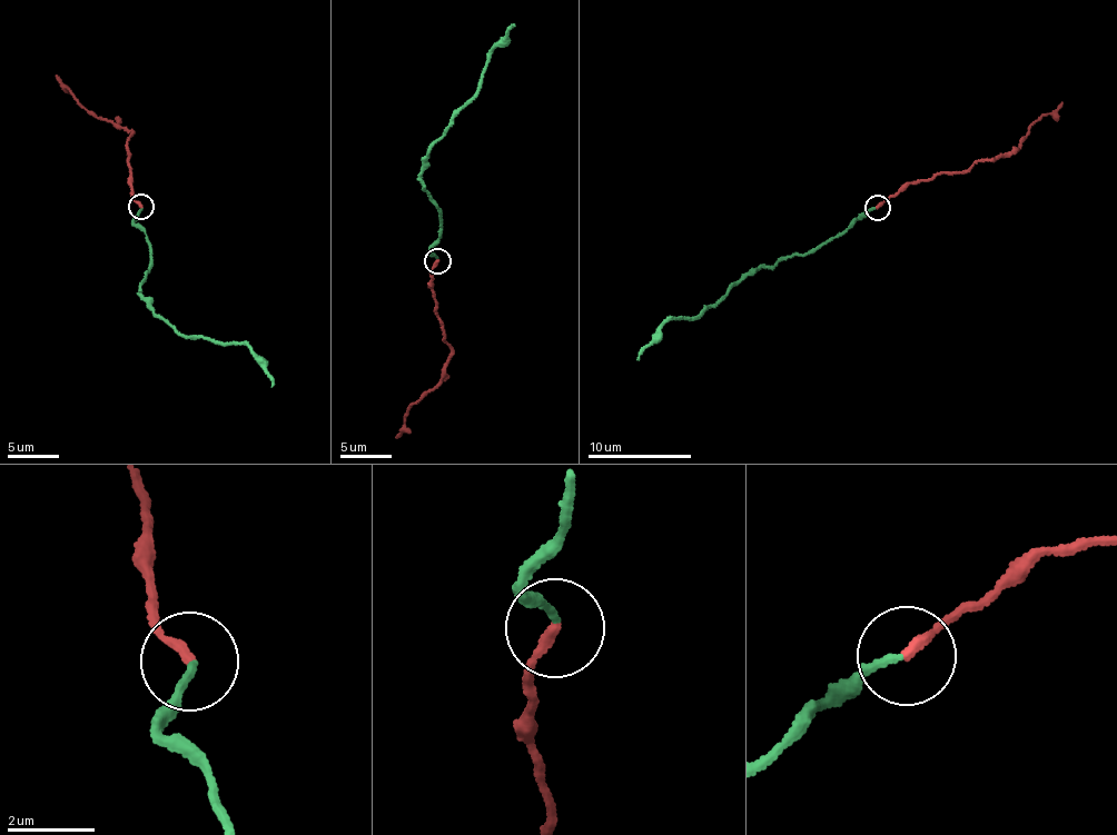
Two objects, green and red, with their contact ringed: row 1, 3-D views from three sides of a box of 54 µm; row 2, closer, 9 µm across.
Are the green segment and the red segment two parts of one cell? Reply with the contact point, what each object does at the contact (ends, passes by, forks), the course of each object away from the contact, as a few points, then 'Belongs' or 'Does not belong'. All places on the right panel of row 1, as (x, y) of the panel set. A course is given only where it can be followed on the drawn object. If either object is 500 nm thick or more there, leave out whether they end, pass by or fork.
Place: (877, 207). At the ring green ends. At the ring red ends. Course of green: (876, 207), (806, 254), (788, 256), (771, 266), (741, 274), (715, 305), (694, 317), (669, 318), (638, 360). Course of red: (878, 207), (910, 185), (964, 170), (986, 159), (1012, 156), (1035, 122), (1056, 112), (1061, 102). Belongs

